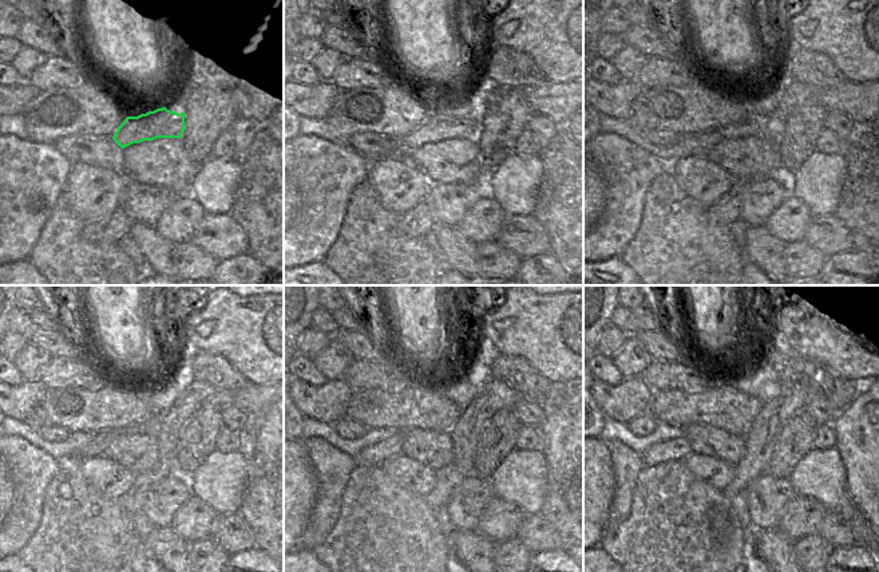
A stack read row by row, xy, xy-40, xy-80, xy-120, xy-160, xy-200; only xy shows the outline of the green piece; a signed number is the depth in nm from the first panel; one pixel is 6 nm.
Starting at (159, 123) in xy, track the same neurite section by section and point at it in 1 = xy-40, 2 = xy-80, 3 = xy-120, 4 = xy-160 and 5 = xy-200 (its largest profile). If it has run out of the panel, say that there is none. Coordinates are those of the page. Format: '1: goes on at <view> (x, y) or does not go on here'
1: goes on at xy-40 (435, 129)
2: goes on at xy-80 (751, 126)
3: goes on at xy-120 (102, 440)
4: goes on at xy-160 (375, 454)
5: goes on at xy-200 (676, 449)

